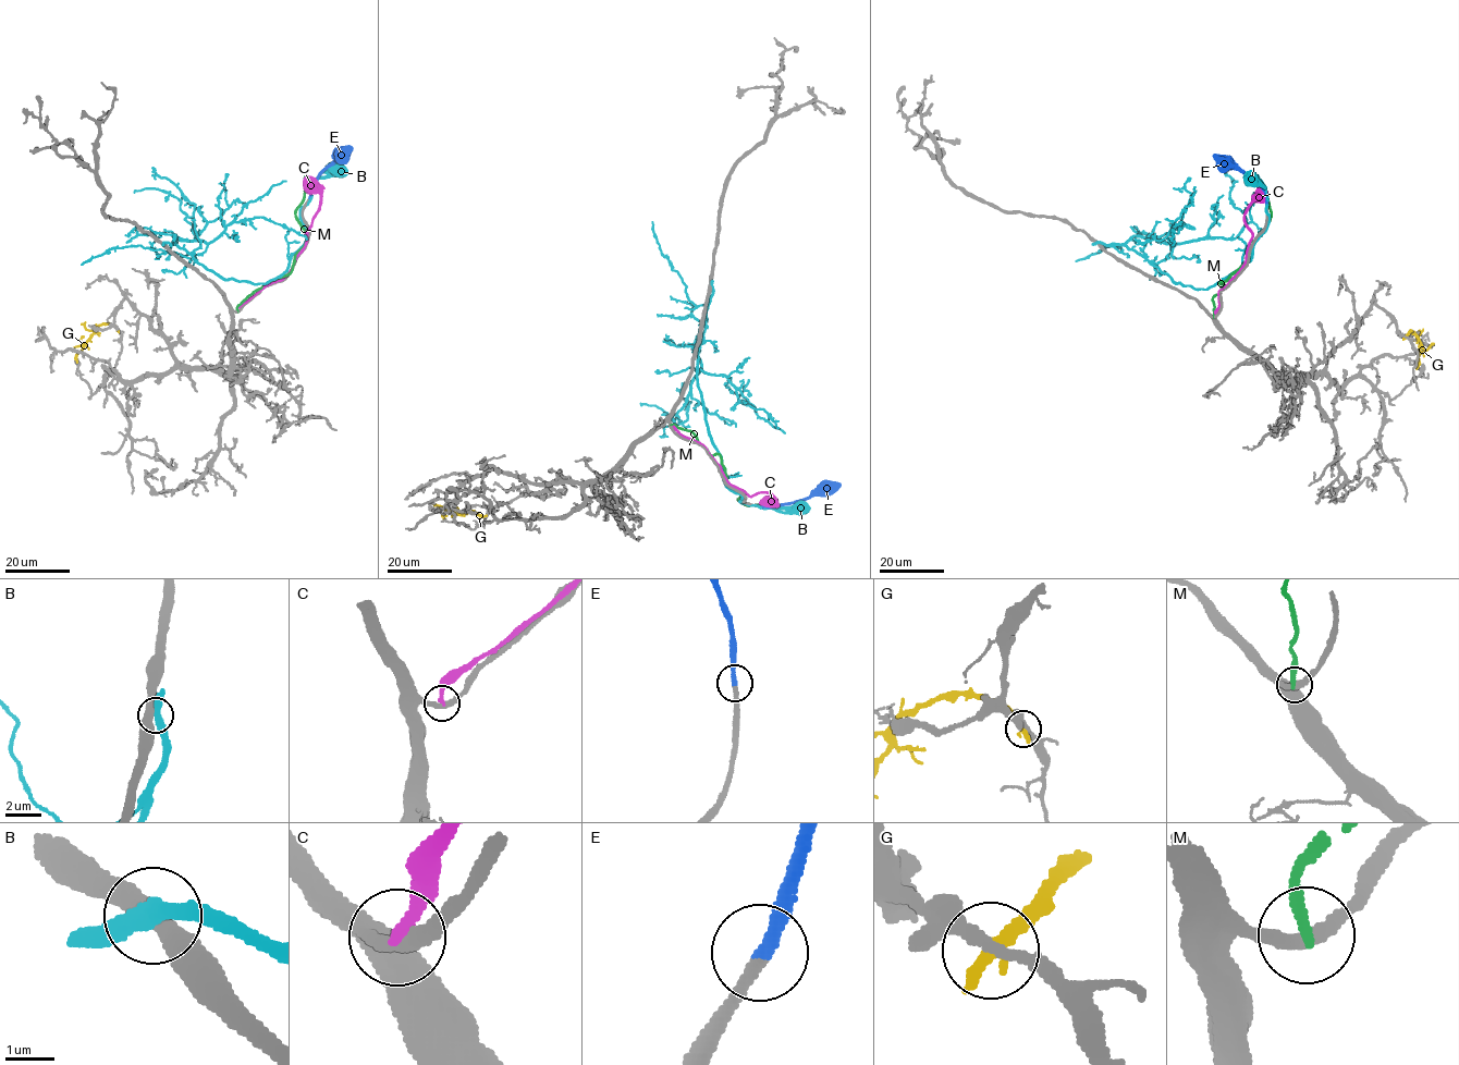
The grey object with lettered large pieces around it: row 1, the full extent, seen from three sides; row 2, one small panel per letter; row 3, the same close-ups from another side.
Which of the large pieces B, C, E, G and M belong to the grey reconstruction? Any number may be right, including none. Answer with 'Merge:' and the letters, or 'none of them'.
Merge: E

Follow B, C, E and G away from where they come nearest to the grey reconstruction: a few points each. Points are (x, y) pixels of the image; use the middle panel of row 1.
B: (711, 284), (696, 372), (708, 435), (719, 453), (724, 482), (742, 494), (745, 503), (787, 512), (809, 507)
C: (670, 424), (684, 437), (703, 445), (728, 482), (750, 496), (768, 492), (774, 497), (765, 500)
E: (757, 505), (782, 505), (824, 494), (840, 484)
G: (486, 515), (473, 511), (458, 514), (433, 503)

